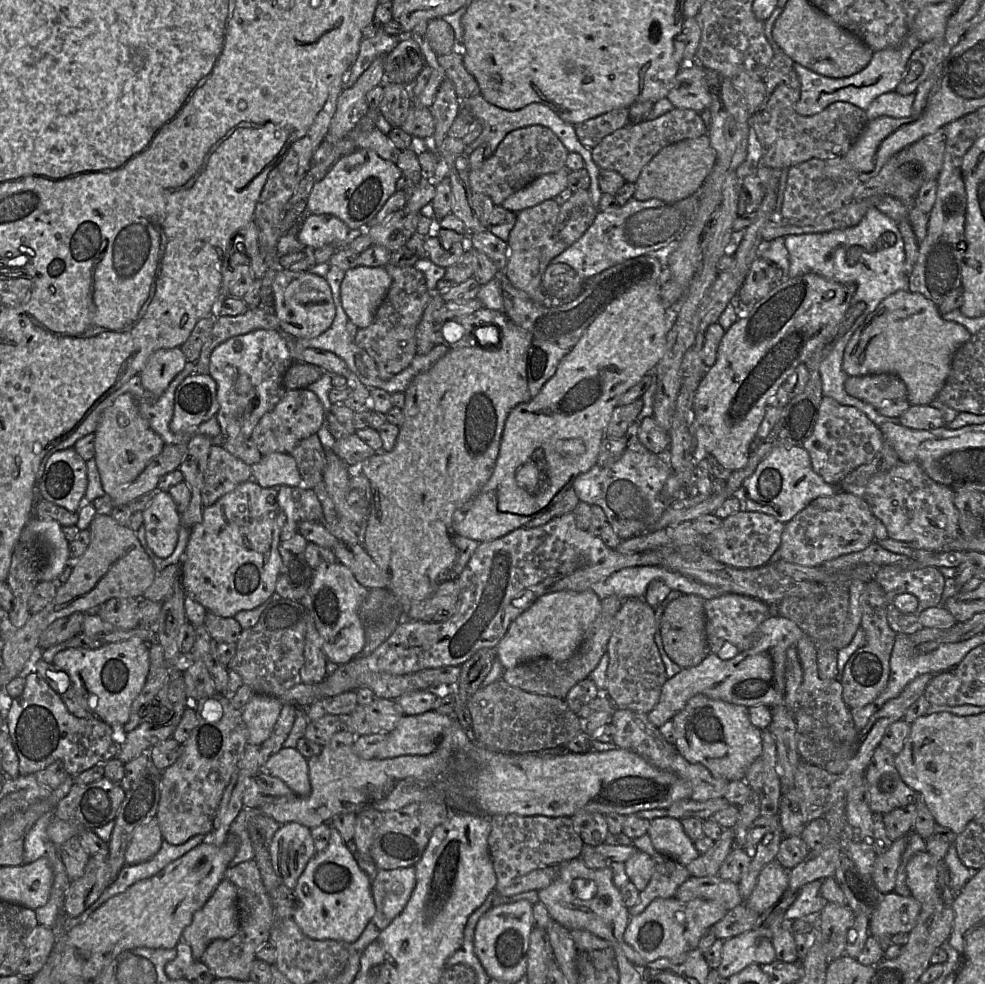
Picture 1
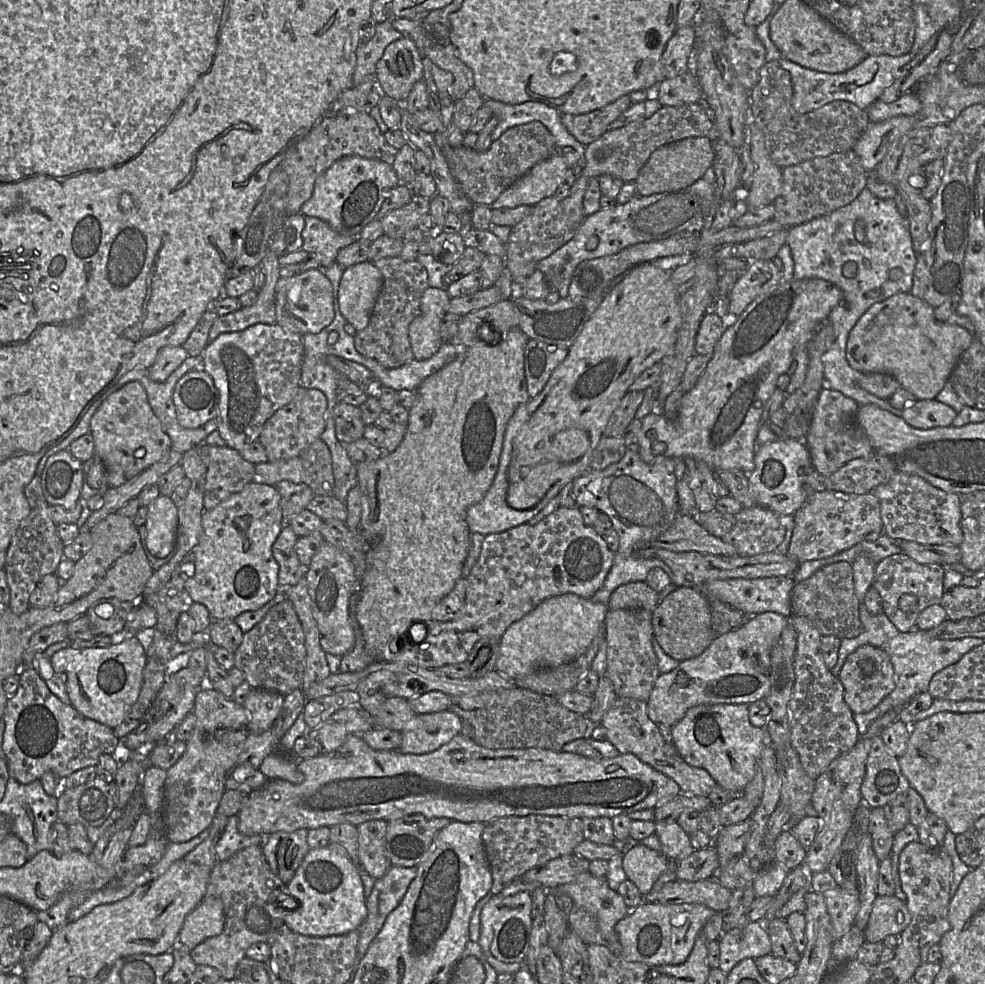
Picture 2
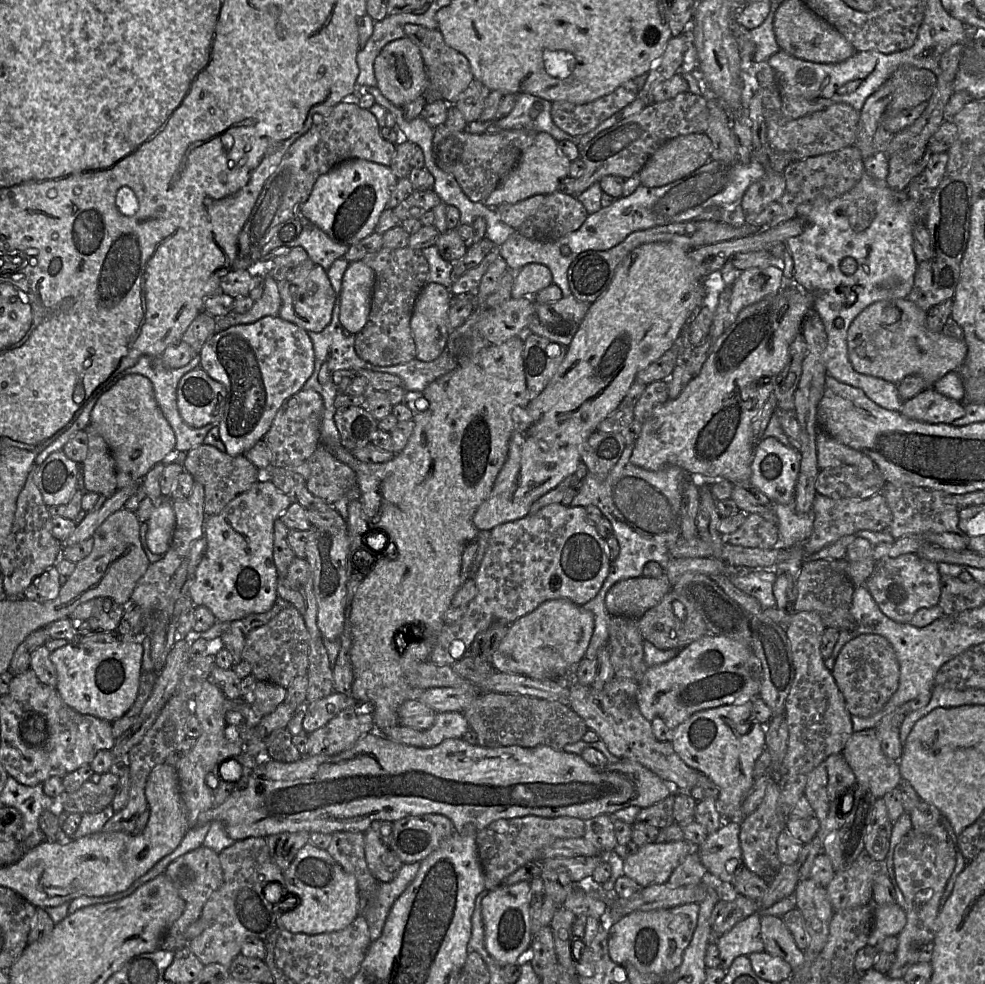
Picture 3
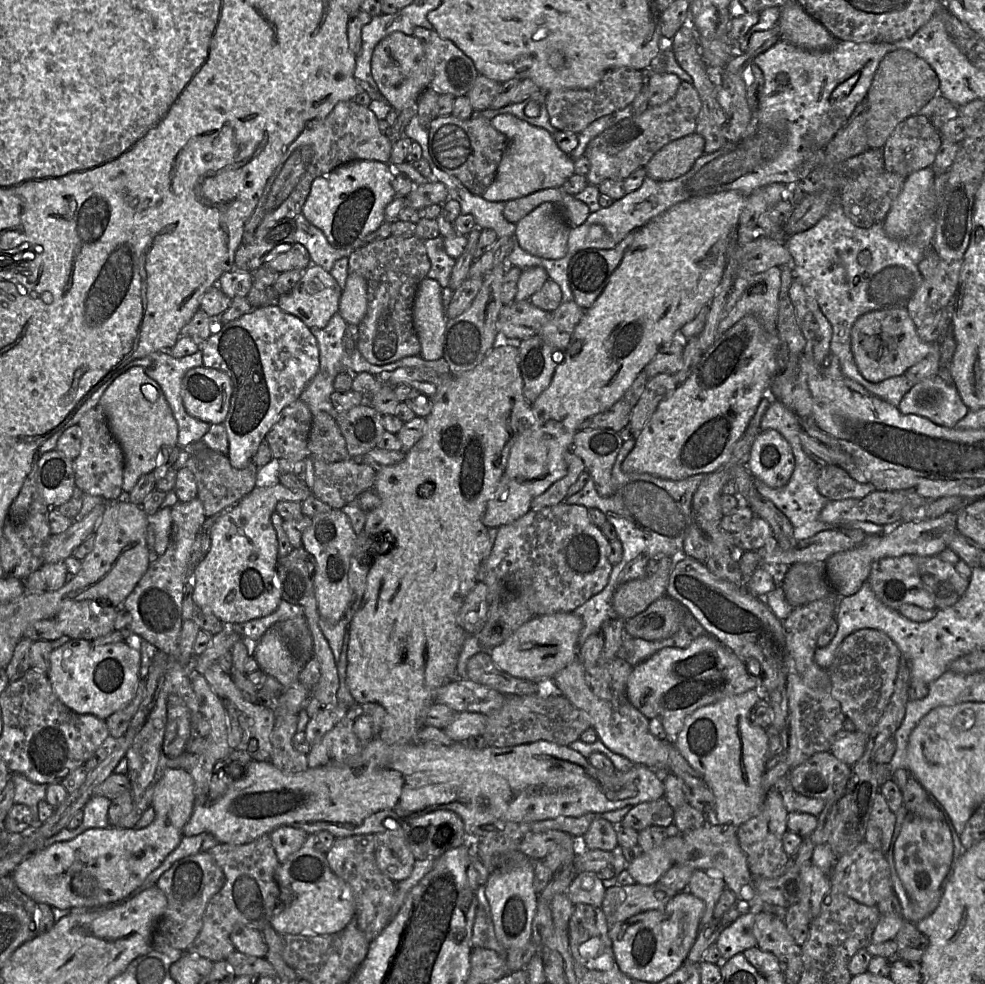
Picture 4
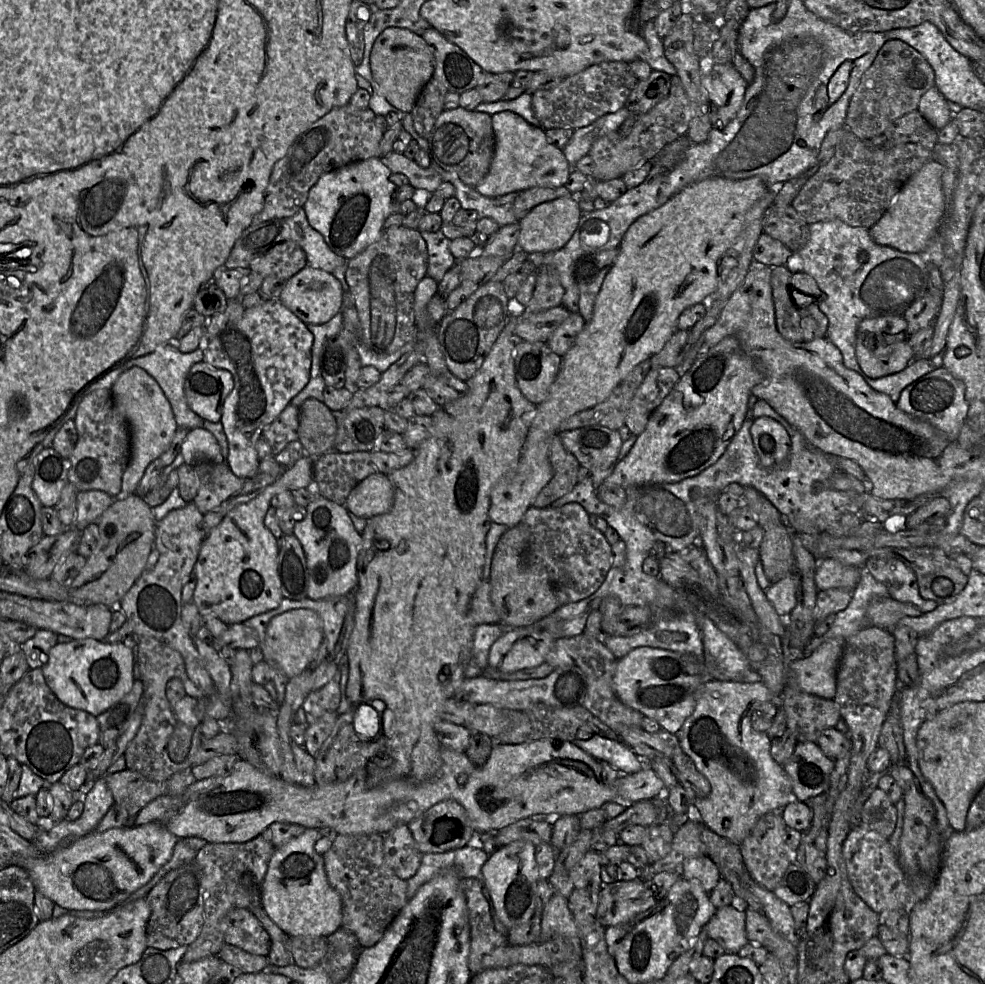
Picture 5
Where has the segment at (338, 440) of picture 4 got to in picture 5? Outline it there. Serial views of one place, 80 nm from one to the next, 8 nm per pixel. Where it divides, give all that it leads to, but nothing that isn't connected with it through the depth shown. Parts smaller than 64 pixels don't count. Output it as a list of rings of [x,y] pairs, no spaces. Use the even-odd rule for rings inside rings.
[[[306,399],[299,407],[298,436],[307,456],[317,458],[334,451],[337,420],[322,401]]]

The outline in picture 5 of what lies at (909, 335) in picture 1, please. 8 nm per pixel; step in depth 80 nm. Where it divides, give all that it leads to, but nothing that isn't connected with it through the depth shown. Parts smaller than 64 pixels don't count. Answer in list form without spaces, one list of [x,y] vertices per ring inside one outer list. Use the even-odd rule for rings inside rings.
[[[903,315],[863,319],[856,332],[856,357],[864,374],[878,379],[904,370],[915,359],[909,344],[910,336]]]

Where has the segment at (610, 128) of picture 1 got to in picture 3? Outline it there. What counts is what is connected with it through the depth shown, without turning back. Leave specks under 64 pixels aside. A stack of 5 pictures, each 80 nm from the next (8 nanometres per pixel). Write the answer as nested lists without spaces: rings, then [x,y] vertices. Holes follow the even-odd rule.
[[[628,80],[610,94],[586,104],[554,101],[552,120],[556,126],[573,137],[580,137],[611,117],[637,98],[634,80]]]

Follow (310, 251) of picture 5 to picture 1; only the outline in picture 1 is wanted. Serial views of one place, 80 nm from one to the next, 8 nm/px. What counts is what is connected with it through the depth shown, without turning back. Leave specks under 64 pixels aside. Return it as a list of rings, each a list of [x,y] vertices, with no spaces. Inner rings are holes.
[[[305,214],[297,238],[306,248],[313,250],[325,245],[340,249],[347,247],[362,233],[363,229],[351,229],[330,214]]]

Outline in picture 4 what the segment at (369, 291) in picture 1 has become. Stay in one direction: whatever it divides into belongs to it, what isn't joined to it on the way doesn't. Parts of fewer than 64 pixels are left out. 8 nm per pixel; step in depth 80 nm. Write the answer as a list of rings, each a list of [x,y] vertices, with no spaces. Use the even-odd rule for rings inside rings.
[[[348,274],[339,302],[339,313],[347,324],[359,325],[367,312],[367,282],[359,274]]]

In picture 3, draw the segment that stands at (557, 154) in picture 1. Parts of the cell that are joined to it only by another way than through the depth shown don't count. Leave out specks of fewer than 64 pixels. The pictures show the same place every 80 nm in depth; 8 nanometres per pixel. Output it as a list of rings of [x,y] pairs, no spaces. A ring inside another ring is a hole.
[[[444,123],[434,129],[433,159],[441,170],[457,180],[471,201],[484,202],[516,167],[523,152],[534,143],[537,133],[529,128],[516,128],[472,134],[466,130],[452,131]]]

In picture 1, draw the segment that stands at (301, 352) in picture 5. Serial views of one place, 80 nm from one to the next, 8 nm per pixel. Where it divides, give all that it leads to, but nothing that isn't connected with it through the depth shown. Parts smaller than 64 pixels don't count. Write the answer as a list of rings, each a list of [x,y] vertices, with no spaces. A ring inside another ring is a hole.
[[[258,329],[234,336],[213,350],[209,375],[217,384],[219,410],[215,416],[221,435],[227,440],[249,439],[259,420],[275,407],[287,391],[282,380],[294,361],[285,336],[279,329]]]

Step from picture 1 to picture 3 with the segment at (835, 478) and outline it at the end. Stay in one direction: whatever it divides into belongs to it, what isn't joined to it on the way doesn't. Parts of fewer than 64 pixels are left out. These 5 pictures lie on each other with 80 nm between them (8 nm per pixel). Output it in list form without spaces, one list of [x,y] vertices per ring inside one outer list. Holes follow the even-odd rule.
[[[820,428],[817,433],[817,457],[819,469],[853,466],[861,477],[876,469],[870,457],[840,443]]]

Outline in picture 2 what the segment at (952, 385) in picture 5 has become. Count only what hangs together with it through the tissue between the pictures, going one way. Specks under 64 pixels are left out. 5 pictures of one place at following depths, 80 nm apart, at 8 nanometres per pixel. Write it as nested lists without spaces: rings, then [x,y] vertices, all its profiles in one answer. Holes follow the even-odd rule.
[[[935,398],[915,400],[901,412],[904,421],[917,429],[950,426],[957,415],[953,408]]]

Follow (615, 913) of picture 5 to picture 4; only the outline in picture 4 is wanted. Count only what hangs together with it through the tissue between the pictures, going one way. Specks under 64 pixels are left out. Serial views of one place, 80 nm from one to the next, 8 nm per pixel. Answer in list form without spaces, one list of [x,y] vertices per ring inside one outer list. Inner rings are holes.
[[[617,884],[606,889],[601,909],[612,926],[639,913],[664,908],[678,892],[659,884]]]

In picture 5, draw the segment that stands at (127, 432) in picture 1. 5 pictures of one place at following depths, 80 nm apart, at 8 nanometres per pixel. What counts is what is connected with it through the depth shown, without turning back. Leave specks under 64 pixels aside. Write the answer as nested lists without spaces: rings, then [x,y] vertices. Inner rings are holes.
[[[132,367],[122,373],[110,390],[114,404],[126,419],[130,431],[130,460],[122,476],[121,491],[115,497],[120,499],[135,492],[146,467],[167,449],[178,425],[159,384],[142,368]]]

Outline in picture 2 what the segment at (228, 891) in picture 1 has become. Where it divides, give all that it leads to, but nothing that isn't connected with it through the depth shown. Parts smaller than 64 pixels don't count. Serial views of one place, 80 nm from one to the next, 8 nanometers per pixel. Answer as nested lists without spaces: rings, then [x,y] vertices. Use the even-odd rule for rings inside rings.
[[[205,896],[186,916],[178,935],[178,942],[191,950],[204,940],[219,935],[224,925],[222,900],[216,896]]]

